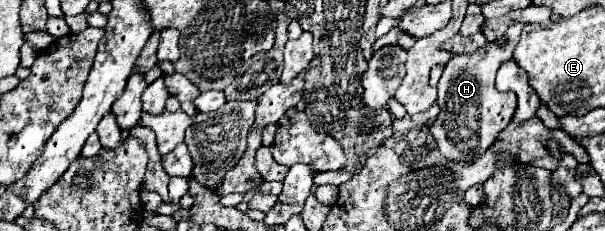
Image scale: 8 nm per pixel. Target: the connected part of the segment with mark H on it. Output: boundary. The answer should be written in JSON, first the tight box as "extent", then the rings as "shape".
{"extent":[430,23,524,161],"shape":[[[514,23],[508,27],[504,35],[506,45],[486,43],[484,47],[480,47],[470,55],[466,53],[452,55],[448,65],[444,67],[444,73],[438,83],[440,113],[430,125],[430,133],[446,159],[454,159],[454,161],[478,159],[488,149],[488,145],[492,145],[496,133],[500,133],[500,129],[504,129],[512,121],[512,113],[516,111],[516,93],[512,91],[500,93],[494,87],[494,77],[500,65],[512,59],[522,27],[524,27],[522,23]]]}

